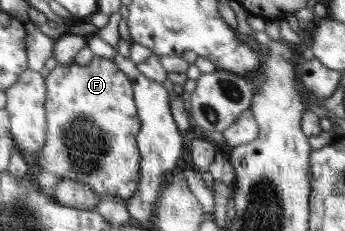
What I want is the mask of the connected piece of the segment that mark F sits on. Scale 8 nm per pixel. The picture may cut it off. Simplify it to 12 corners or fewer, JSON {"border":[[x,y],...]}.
{"border":[[113,59],[57,64],[34,173],[126,202],[141,127]]}

